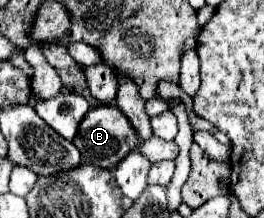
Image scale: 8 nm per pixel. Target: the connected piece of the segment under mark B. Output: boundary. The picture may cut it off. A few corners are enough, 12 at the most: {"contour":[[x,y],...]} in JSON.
{"contour":[[115,105],[89,109],[73,145],[115,169],[139,139]]}

